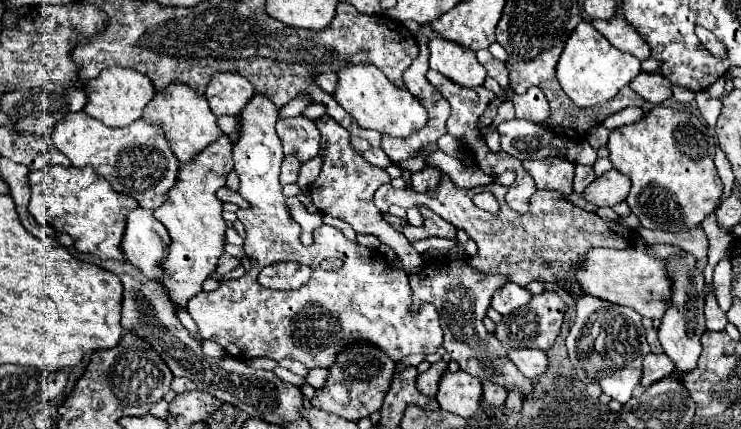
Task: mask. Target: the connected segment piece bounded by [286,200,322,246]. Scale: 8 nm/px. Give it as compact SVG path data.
M288 200L286 204L288 204L288 210L290 210L290 216L302 226L301 242L306 246L310 245L313 242L314 228L322 226L322 216L320 214L312 216L300 200Z

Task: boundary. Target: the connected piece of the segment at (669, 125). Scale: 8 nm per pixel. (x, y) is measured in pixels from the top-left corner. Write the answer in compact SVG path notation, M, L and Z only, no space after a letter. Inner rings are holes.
M656 106L638 124L612 130L608 148L612 166L632 180L626 202L640 224L650 230L684 232L698 228L722 198L724 184L716 174L716 132L684 110Z

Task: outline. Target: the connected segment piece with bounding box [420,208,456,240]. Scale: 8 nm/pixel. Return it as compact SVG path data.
M420 208L422 216L424 216L424 228L430 236L440 236L440 238L448 238L448 240L454 240L456 238L456 228L446 222L444 218L436 216L432 210L428 208Z

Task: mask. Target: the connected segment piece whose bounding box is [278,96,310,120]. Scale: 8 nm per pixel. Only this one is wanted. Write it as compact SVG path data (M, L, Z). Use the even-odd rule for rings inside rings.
M298 96L298 98L294 98L292 102L288 102L286 106L280 108L280 116L278 116L278 118L284 120L284 118L300 116L308 104L310 104L310 98L308 98L308 96Z

